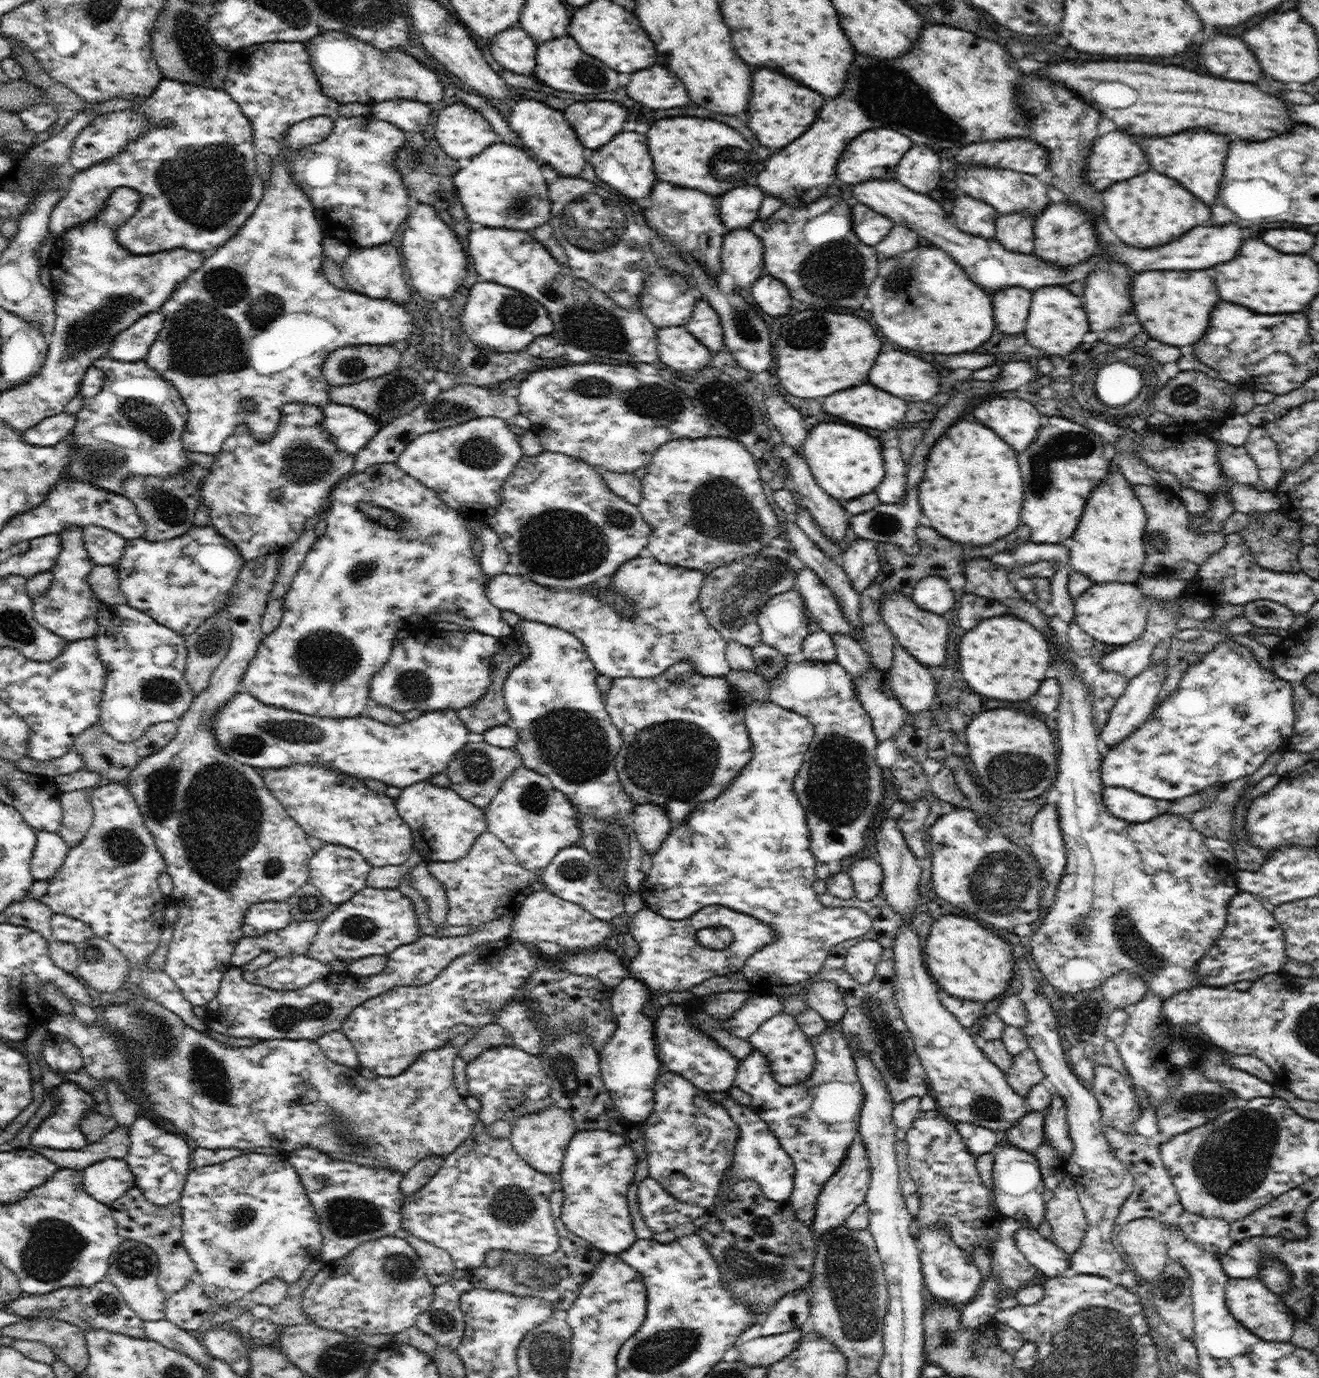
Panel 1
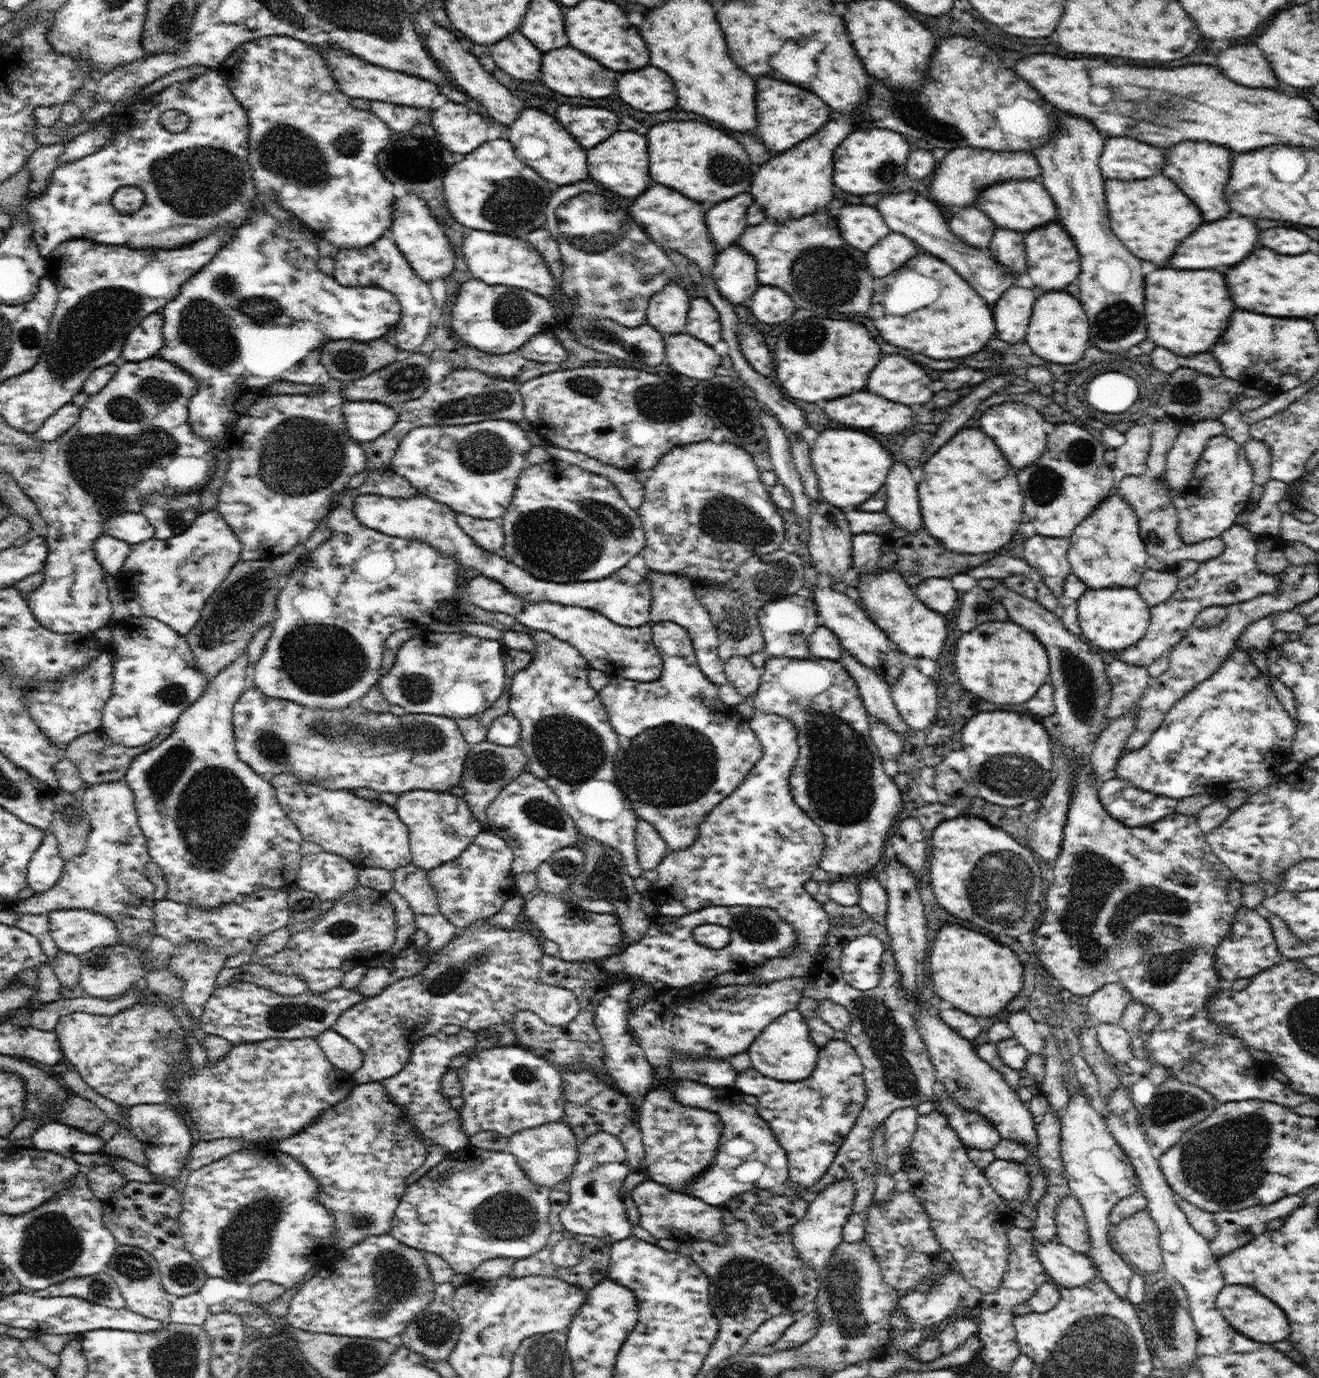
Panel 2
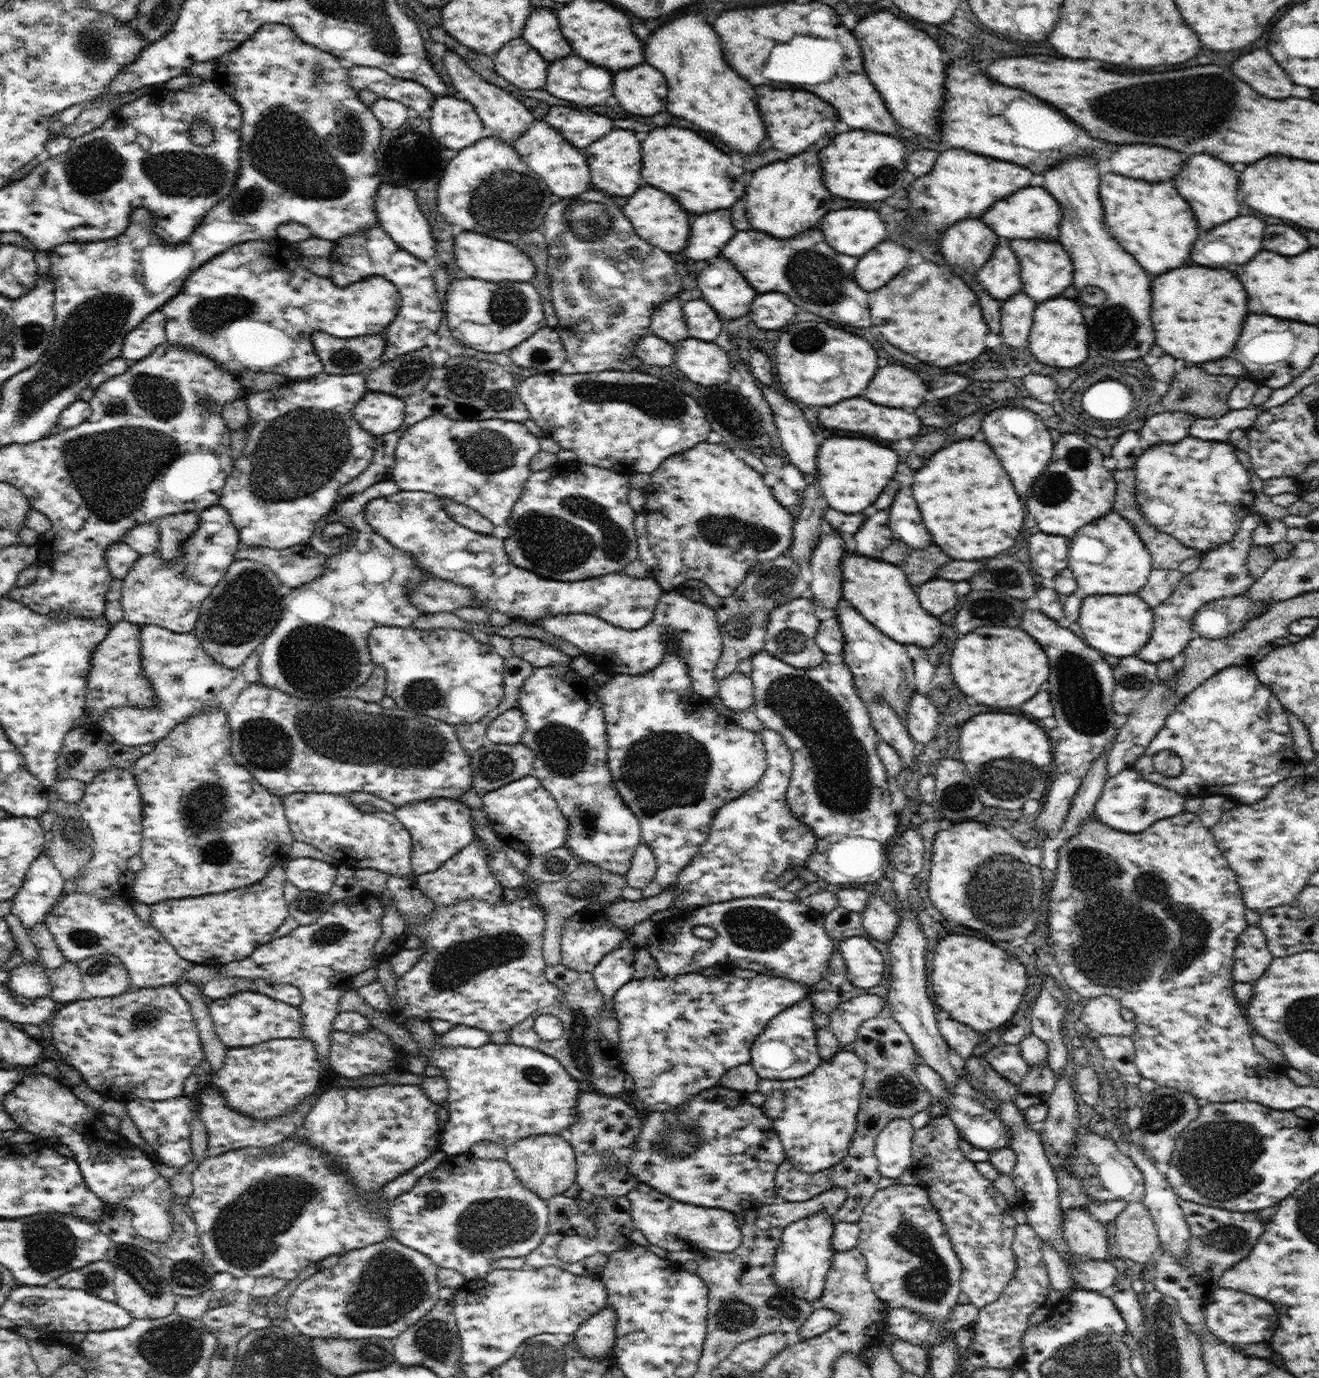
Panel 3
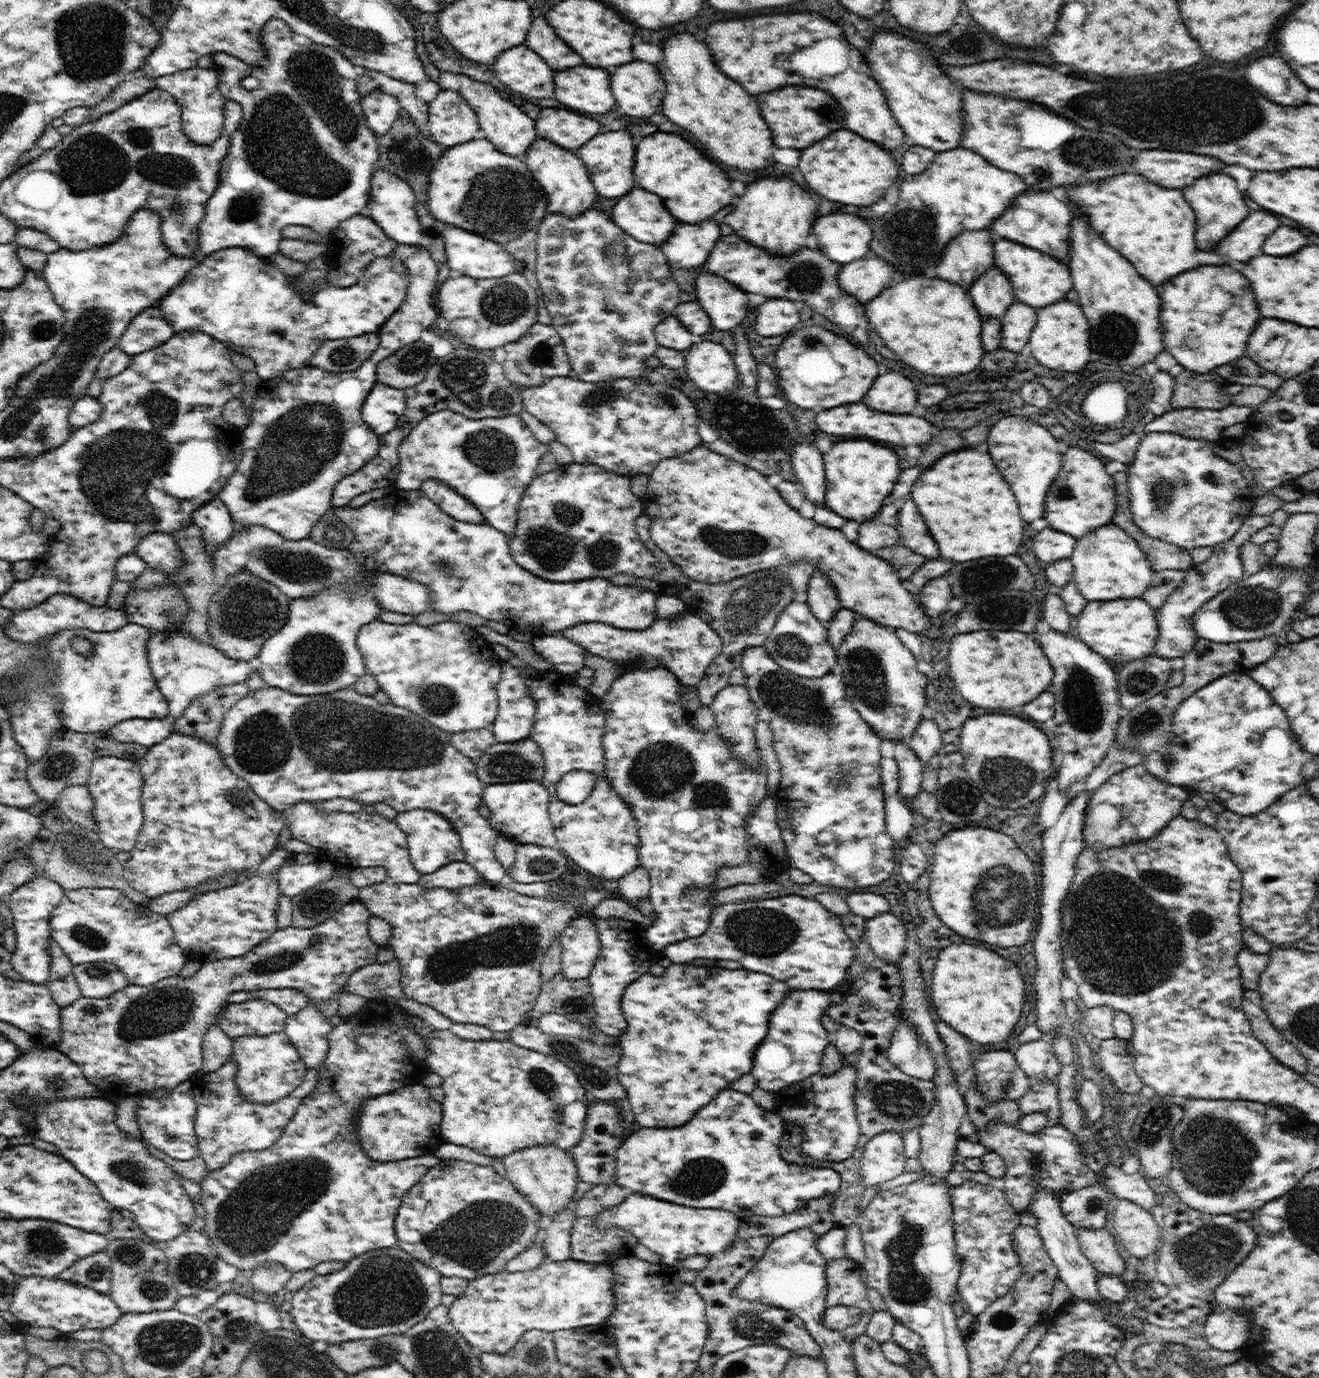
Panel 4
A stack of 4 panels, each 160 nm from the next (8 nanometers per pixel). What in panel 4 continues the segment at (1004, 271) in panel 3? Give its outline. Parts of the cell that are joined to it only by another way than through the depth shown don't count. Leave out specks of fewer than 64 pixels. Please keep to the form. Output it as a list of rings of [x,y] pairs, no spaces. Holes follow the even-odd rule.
[[[992,265],[980,275],[972,288],[974,306],[982,316],[1002,320],[1008,306],[1016,301],[1012,283],[1007,274],[998,265]]]

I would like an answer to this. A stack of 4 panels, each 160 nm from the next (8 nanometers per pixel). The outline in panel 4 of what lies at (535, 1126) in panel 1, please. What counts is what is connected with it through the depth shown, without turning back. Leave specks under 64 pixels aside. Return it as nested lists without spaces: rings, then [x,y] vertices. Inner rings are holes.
[[[538,1145],[522,1150],[503,1158],[505,1165],[505,1177],[539,1210],[539,1215],[544,1218],[543,1228],[548,1220],[552,1220],[562,1209],[574,1205],[572,1198],[576,1192],[576,1183],[579,1181],[577,1168],[570,1151],[562,1150],[559,1146]]]

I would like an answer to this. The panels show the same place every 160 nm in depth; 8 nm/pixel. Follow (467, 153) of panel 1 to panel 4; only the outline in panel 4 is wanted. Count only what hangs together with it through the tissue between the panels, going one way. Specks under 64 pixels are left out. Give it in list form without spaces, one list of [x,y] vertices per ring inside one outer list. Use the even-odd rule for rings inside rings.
[[[442,90],[429,102],[427,126],[430,128],[426,128],[426,133],[444,146],[468,142],[481,129],[474,110],[458,92]]]

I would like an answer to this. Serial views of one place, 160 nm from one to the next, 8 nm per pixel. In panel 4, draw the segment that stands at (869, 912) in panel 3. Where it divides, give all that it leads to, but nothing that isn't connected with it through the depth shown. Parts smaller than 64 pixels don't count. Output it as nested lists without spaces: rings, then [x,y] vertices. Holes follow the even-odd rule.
[[[889,911],[865,920],[865,935],[875,957],[899,965],[906,953],[906,939],[910,927]]]

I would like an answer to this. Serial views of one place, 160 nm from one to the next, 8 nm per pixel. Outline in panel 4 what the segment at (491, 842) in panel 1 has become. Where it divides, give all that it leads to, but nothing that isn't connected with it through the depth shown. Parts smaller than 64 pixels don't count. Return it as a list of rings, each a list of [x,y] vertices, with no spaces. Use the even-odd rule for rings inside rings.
[[[464,860],[451,862],[441,869],[435,870],[432,874],[422,875],[418,884],[426,889],[453,890],[482,883],[484,880],[482,875]]]

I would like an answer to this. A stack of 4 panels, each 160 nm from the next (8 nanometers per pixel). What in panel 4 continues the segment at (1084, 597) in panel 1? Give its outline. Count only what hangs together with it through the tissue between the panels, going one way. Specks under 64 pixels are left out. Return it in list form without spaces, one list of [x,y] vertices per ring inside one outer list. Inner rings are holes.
[[[1142,597],[1090,602],[1078,616],[1079,638],[1088,646],[1092,646],[1092,650],[1101,654],[1106,660],[1127,663],[1144,658],[1154,654],[1159,630],[1159,626],[1156,626],[1155,611]]]

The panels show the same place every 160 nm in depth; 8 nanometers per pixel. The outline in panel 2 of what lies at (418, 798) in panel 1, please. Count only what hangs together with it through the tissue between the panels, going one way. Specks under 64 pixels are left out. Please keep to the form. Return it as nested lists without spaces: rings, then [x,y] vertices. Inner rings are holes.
[[[410,790],[398,797],[394,807],[409,830],[411,862],[427,871],[458,858],[486,829],[472,814],[465,798],[449,791]]]

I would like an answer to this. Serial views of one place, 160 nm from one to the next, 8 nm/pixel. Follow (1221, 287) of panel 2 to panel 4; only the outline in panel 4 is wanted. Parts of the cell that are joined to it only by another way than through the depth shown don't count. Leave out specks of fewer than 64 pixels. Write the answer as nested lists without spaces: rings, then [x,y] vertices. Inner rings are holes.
[[[1198,266],[1196,270],[1188,270],[1180,276],[1174,276],[1172,280],[1168,280],[1164,284],[1160,300],[1162,300],[1160,324],[1162,324],[1162,330],[1166,330],[1164,332],[1166,350],[1182,364],[1184,370],[1188,368],[1188,370],[1202,374],[1214,370],[1220,364],[1228,364],[1232,360],[1238,360],[1244,354],[1246,340],[1260,318],[1250,282],[1230,266]],[[1200,304],[1204,304],[1206,310],[1198,308]],[[1186,336],[1194,338],[1198,342],[1196,348],[1186,344]]]

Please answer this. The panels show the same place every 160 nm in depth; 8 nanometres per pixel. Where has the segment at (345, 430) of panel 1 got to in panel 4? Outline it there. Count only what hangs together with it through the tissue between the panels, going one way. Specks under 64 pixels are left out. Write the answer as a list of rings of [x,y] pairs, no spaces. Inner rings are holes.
[[[377,382],[362,406],[362,419],[378,436],[396,429],[399,419],[406,410],[403,390]]]

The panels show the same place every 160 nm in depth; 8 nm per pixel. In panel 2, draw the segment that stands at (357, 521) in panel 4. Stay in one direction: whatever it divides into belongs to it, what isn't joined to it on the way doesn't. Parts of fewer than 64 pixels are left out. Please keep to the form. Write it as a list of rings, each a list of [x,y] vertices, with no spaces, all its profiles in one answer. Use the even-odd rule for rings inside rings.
[[[361,493],[360,496],[354,497],[353,501],[354,514],[364,526],[396,538],[424,540],[445,555],[452,555],[460,568],[474,568],[474,576],[484,575],[496,579],[509,591],[519,594],[526,600],[559,602],[596,610],[620,626],[637,627],[650,620],[652,593],[649,580],[645,574],[632,571],[626,566],[596,581],[546,582],[516,566],[502,553],[494,554],[478,547],[474,539],[458,526],[457,512],[424,493],[411,498],[390,498],[379,494]]]

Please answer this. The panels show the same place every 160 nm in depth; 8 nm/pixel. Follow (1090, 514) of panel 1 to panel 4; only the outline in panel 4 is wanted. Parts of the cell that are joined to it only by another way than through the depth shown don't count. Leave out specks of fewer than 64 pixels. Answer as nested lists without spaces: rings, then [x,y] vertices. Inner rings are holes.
[[[1114,522],[1090,531],[1076,542],[1071,561],[1073,581],[1086,600],[1113,601],[1119,598],[1140,598],[1152,582],[1155,570],[1132,535]]]

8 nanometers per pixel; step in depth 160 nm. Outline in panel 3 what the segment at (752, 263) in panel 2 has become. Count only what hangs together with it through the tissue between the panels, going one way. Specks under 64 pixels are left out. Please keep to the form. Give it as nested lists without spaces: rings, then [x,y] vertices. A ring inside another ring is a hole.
[[[719,256],[700,271],[697,277],[697,286],[701,290],[705,301],[712,306],[718,316],[722,314],[726,320],[736,320],[751,310],[752,301],[757,297],[756,292],[744,275],[734,266],[730,259]]]

